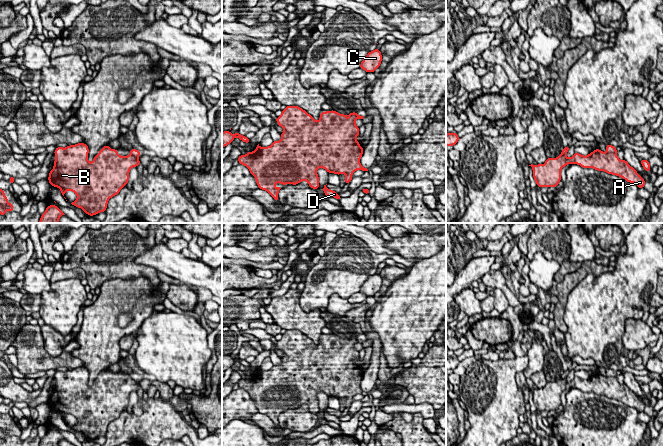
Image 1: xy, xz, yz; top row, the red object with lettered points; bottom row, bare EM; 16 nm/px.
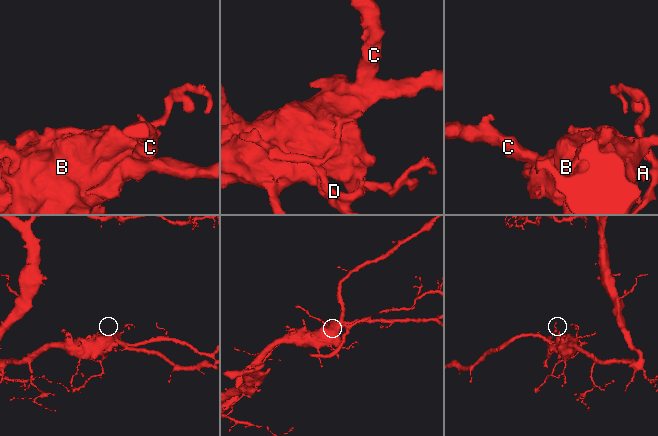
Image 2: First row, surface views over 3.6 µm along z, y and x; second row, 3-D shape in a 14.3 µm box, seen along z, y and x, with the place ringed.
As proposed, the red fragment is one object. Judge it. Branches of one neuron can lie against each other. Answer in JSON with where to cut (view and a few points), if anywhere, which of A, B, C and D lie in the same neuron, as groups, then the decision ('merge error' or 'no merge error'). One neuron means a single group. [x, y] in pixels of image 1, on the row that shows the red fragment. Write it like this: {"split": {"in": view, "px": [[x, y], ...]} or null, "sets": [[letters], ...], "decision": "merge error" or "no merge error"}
{"split": {"in": "yz", "px": [[607, 151], [615, 153]]}, "sets": [["A", "B", "C"], ["D"]], "decision": "merge error"}

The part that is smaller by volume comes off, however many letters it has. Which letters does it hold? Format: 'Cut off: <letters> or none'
Cut off: D

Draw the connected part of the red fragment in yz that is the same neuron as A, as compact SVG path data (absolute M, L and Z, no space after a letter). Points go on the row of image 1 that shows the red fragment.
M595 149L587 156L575 152L568 158L560 155L556 158L547 158L544 164L529 165L533 170L533 178L536 184L541 187L557 187L561 181L561 170L567 164L577 164L582 168L594 168L597 171L604 171L616 175L629 183L634 183L638 188L644 188L645 180L631 167L626 160L620 160L617 153L603 152Z

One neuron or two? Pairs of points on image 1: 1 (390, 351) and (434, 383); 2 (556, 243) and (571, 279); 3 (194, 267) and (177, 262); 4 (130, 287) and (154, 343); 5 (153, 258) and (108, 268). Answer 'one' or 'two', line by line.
1: two
2: two
3: one
4: two
5: two

